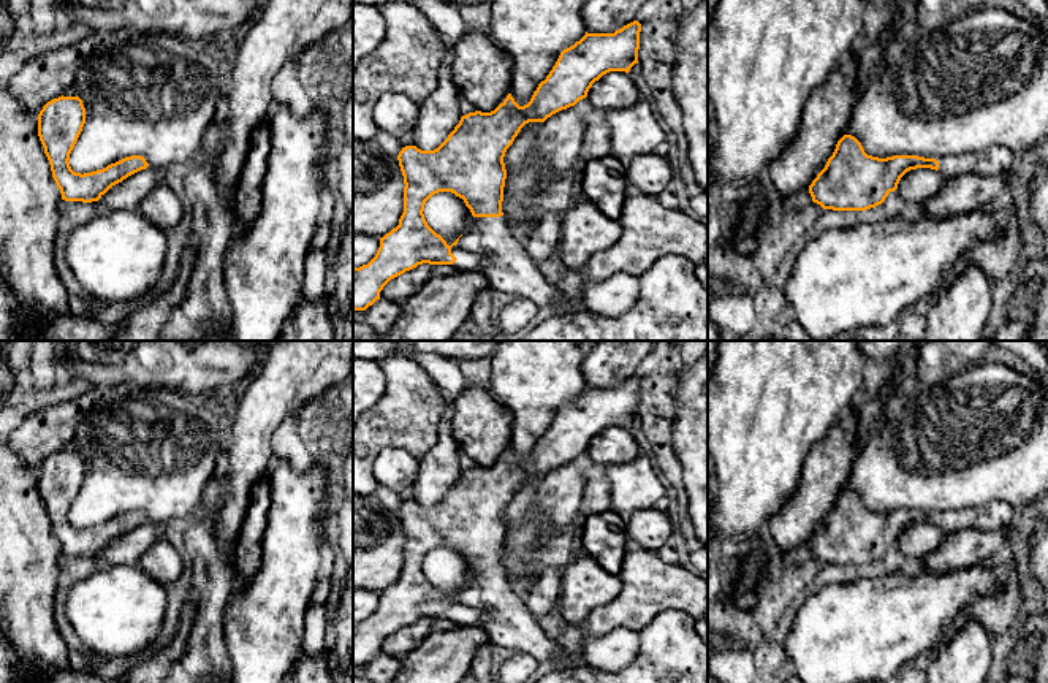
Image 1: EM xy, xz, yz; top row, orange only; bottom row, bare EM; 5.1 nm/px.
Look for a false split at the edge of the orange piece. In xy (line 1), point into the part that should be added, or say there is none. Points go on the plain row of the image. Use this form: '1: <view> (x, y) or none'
1: none

